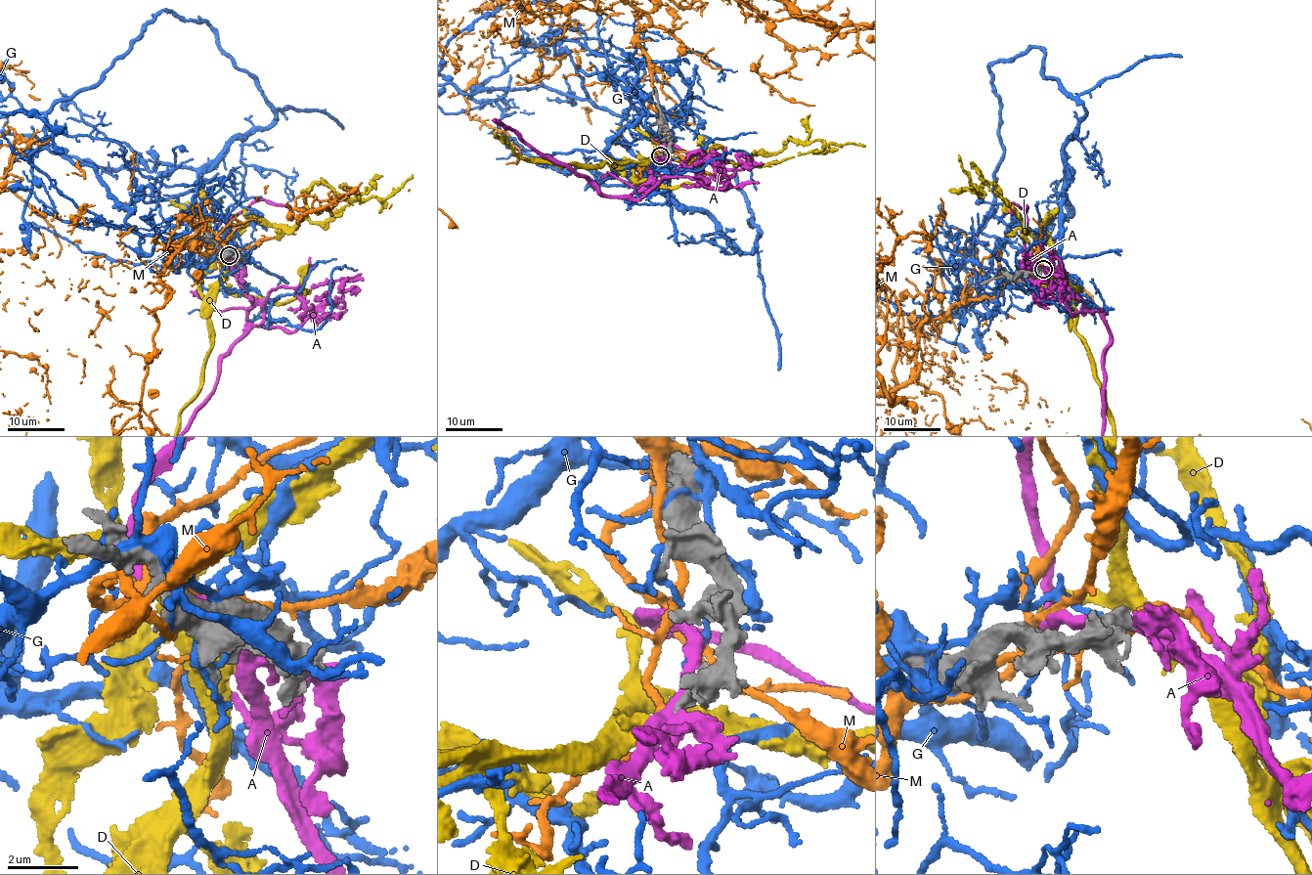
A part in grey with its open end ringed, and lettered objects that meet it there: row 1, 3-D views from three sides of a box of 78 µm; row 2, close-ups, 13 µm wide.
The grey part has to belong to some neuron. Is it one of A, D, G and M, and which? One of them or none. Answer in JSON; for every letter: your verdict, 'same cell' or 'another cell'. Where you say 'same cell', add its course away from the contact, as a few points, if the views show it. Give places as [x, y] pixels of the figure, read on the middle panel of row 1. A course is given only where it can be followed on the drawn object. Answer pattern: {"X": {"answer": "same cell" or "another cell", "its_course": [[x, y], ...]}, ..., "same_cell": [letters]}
{"A": {"answer": "another cell"}, "D": {"answer": "same cell"}, "G": {"answer": "another cell"}, "M": {"answer": "another cell"}, "same_cell": ["D"]}

